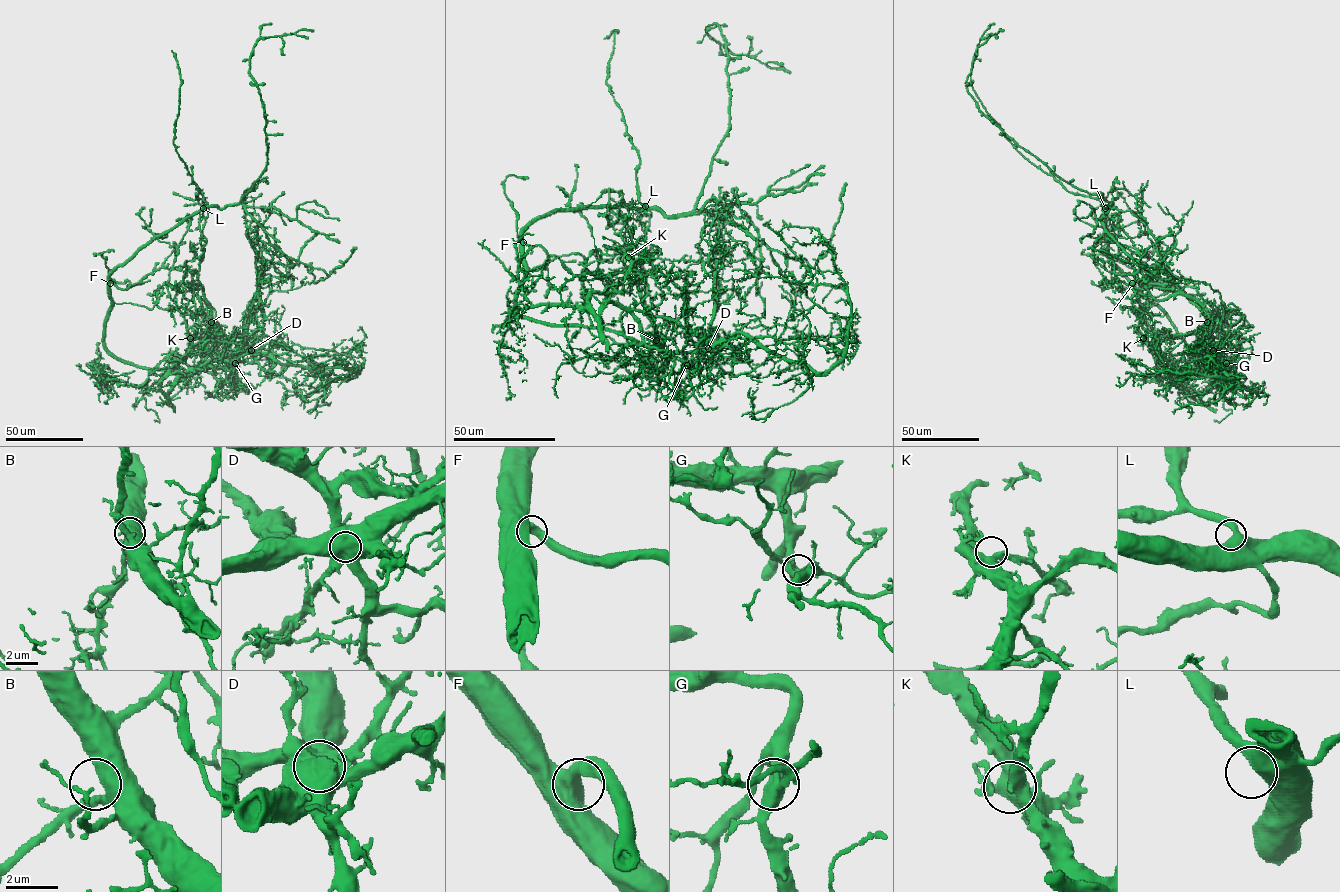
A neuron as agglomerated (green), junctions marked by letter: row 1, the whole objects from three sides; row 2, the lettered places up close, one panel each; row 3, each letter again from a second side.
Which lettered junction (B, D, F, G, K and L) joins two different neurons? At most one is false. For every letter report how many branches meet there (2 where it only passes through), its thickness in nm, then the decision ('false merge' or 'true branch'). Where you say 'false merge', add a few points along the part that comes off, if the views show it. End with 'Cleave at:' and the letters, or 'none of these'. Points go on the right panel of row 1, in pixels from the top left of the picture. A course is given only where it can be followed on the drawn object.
B: branches 2; calibre 550 nm; true branch
D: branches 2; calibre 950 nm; false merge; course (1213, 350), (1187, 362), (1178, 377), (1184, 393), (1139, 329), (1148, 290), (1166, 282), (1169, 289)
F: branches 2; calibre 600 nm; true branch
G: branches 2; calibre 500 nm; true branch
K: branches 2; calibre 460 nm; true branch
L: branches 2; calibre 500 nm; true branch
Cleave at: D

